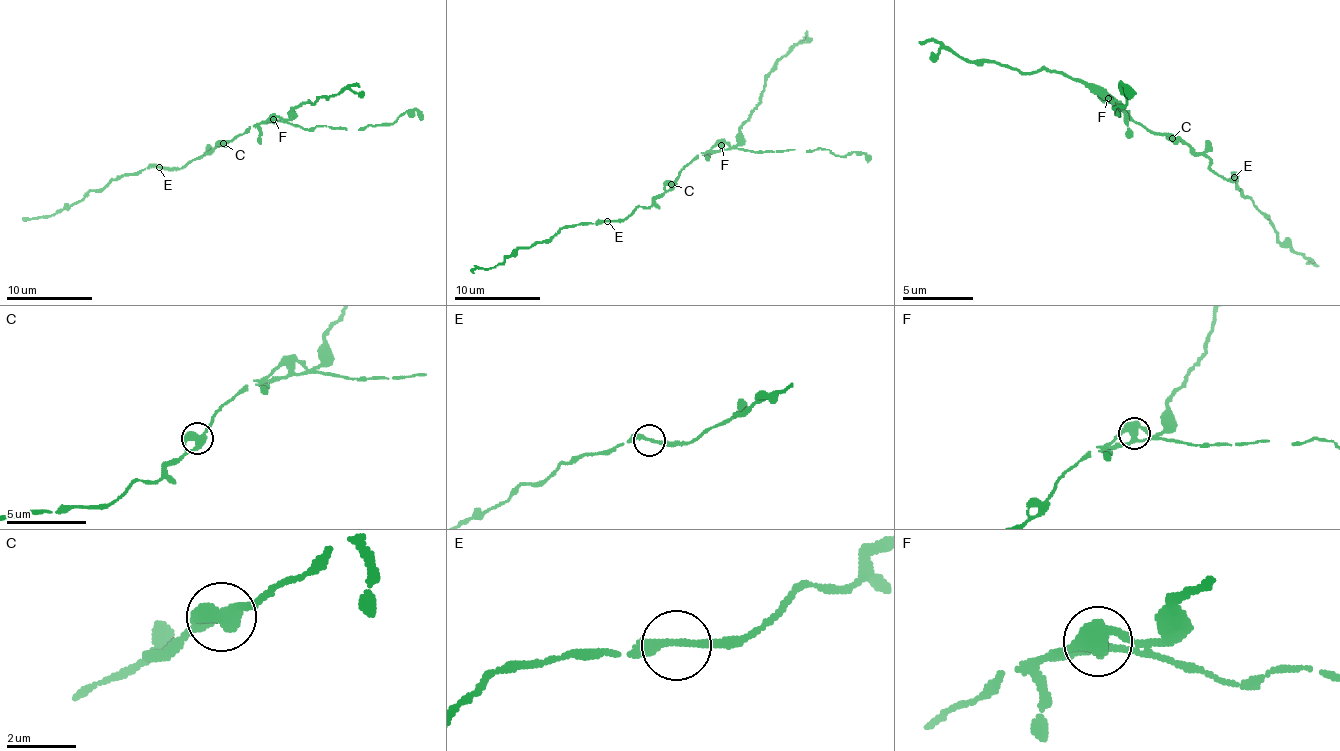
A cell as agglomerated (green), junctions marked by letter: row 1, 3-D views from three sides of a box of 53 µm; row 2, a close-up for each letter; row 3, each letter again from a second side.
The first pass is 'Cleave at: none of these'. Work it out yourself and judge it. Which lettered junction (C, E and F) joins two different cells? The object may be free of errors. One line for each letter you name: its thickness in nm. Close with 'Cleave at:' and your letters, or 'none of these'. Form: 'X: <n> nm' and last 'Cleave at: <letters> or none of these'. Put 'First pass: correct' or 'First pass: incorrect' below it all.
F: 500 nm
Cleave at: F
First pass: incorrect

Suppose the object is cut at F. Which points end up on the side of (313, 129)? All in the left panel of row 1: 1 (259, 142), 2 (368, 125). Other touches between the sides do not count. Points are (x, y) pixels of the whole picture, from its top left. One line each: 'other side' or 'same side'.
1: other side
2: same side

